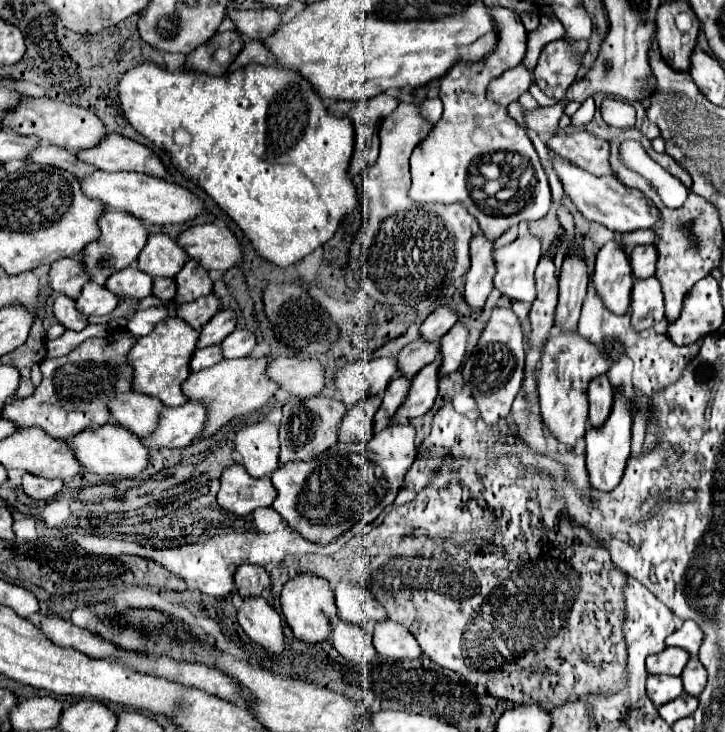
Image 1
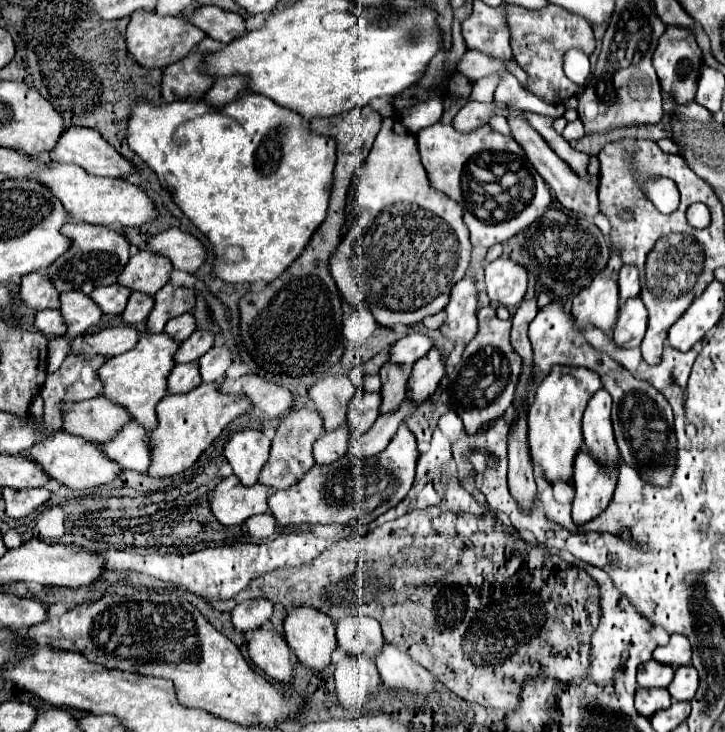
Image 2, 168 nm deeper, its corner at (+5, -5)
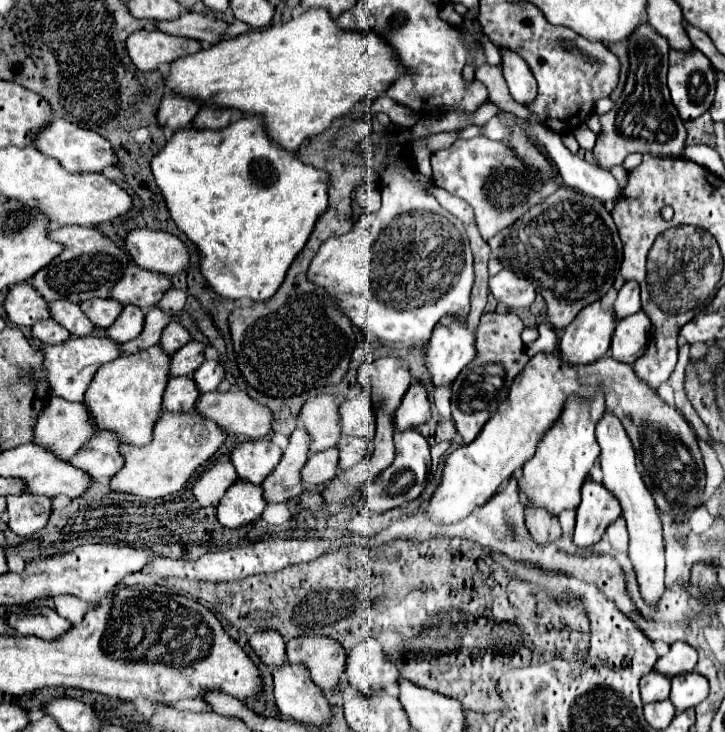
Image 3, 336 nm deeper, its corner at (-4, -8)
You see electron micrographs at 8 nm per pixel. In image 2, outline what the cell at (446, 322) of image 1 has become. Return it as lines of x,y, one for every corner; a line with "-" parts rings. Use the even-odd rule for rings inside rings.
423,331
409,333
407,337
399,339
391,349
391,361
401,365
413,365
417,359
421,359
429,349
433,347
433,341

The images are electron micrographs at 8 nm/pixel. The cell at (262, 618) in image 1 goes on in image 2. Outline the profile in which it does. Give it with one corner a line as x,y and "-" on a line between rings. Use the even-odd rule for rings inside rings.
263,625
263,627
247,633
247,647
249,647
251,661
259,669
263,669
271,679
277,679
277,681
283,681
283,683
291,681
291,677
293,677
293,663
289,661
291,659
291,649
285,643
285,639
279,633
275,633
269,625

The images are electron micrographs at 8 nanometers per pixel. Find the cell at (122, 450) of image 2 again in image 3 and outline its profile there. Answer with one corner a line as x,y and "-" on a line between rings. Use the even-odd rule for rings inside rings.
100,432
98,436
92,436
92,440
88,440
88,444
84,444
76,456
72,456
70,464
86,472
92,482
112,478
124,466
118,446
120,440
112,436
112,432

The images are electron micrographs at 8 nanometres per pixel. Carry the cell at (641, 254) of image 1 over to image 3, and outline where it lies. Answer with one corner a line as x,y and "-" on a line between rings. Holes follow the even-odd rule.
626,282
620,290
618,290
618,296
616,296
616,302
612,306
612,312
614,312
614,318
616,320
622,320
626,316
632,316
640,310
640,288
636,282

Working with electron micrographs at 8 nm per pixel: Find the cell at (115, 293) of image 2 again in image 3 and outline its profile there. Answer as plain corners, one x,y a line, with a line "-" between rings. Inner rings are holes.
112,298
86,300
86,302
80,304
80,308
96,328
108,328
122,312
122,304
118,304

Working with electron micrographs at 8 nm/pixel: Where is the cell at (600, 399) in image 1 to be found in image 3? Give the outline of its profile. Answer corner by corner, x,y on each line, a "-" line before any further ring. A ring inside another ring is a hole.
604,414
604,418
596,426
596,438
602,448
600,464
604,472
604,486
614,494
614,498
622,506
622,518
626,522
630,534
630,562
636,572
638,588
648,606
656,606
664,594
664,542
662,542
662,520
656,512
656,504
652,494
648,492
638,468
636,468
636,452
624,426
612,414

